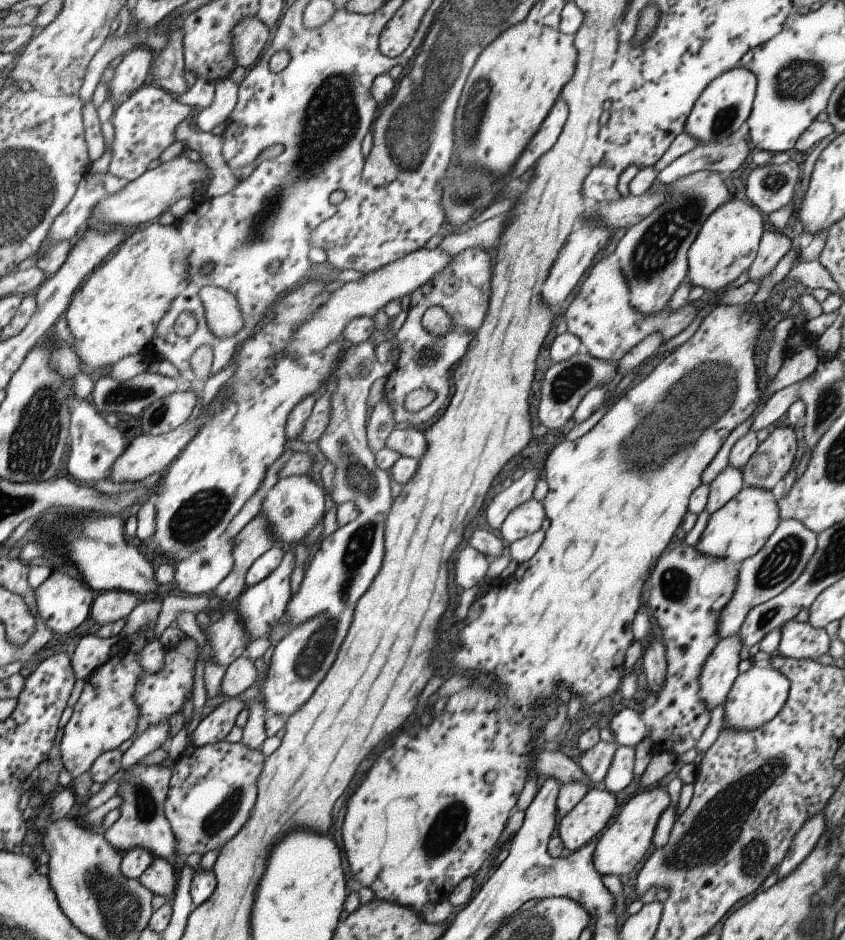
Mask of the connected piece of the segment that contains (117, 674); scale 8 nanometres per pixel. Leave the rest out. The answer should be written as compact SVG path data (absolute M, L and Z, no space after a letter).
M152 596L133 606L118 634L117 651L84 680L83 690L73 706L73 713L65 724L60 739L62 766L69 772L71 779L89 771L91 764L100 754L117 749L122 742L135 737L139 704L135 702L133 694L135 684L139 684L139 678L145 672L143 666L139 666L139 650L143 650L147 642L155 640L153 630L162 601L162 596Z

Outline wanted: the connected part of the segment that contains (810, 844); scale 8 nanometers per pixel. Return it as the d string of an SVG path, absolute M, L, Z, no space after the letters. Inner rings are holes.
M823 811L813 814L811 818L807 818L801 824L801 828L797 830L783 861L778 865L777 880L787 878L807 858L809 852L817 844L817 840L822 836L823 828L825 828Z

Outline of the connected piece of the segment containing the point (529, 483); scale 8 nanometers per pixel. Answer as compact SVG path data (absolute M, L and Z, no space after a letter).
M526 469L521 478L517 478L511 486L501 490L497 496L492 498L485 510L485 521L489 528L494 531L499 529L505 516L513 508L532 499L537 473L536 469Z

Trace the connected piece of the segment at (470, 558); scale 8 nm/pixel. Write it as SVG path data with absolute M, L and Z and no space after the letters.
M471 546L460 550L453 568L453 580L460 592L469 590L473 586L480 586L481 590L476 594L480 596L487 589L487 586L481 585L481 582L487 572L488 563L489 560Z

